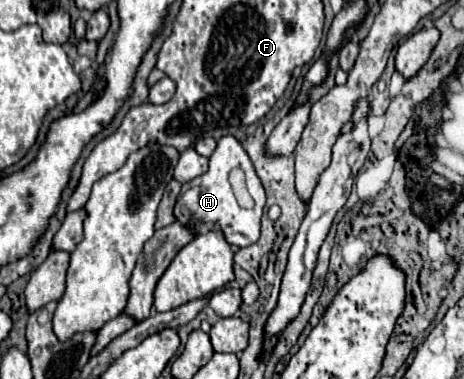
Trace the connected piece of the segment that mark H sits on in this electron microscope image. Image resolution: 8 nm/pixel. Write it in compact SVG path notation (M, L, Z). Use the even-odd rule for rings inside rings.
M228 134L228 136L222 136L218 140L218 146L210 156L208 172L182 186L182 192L180 192L180 198L176 202L174 214L176 214L178 220L182 218L184 224L186 222L192 224L198 234L208 232L208 230L222 230L232 246L244 248L244 246L254 244L258 240L258 236L260 236L260 218L262 218L264 202L266 202L264 188L260 186L260 180L258 180L258 176L256 176L256 172L252 168L252 162L250 162L248 154L244 152L242 144L234 136ZM234 168L240 168L244 172L246 186L250 188L250 194L252 194L252 200L254 200L252 208L242 208L238 204L234 192L232 192L228 176L230 176L230 172Z

